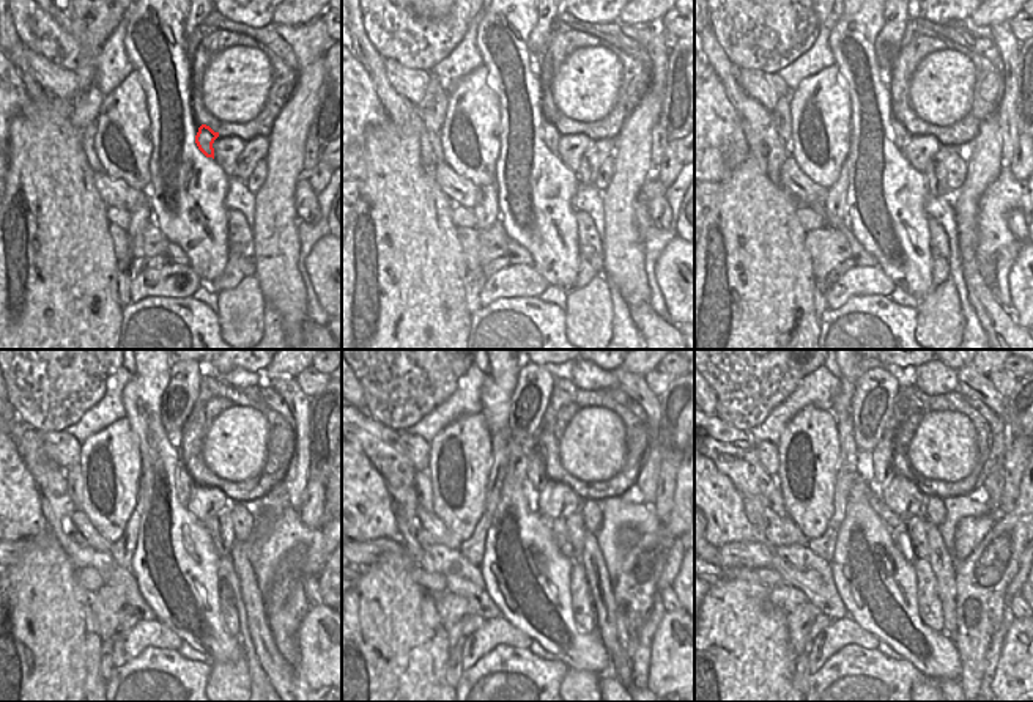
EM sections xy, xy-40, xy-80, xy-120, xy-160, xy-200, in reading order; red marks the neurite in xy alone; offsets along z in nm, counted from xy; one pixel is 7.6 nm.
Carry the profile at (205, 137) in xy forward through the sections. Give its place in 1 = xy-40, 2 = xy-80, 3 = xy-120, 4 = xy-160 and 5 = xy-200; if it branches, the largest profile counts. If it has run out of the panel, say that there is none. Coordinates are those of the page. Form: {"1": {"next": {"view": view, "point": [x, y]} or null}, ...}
{"1": {"next": {"view": "xy-40", "point": [553, 131]}}, "2": {"next": {"view": "xy-80", "point": [903, 131]}}, "3": {"next": {"view": "xy-120", "point": [186, 477]}}, "4": {"next": {"view": "xy-160", "point": [537, 472]}}, "5": {"next": {"view": "xy-200", "point": [885, 466]}}}

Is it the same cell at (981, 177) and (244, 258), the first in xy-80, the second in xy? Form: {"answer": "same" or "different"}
{"answer": "different"}

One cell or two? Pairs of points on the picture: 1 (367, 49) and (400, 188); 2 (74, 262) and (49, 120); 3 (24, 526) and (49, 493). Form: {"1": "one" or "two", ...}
{"1": "two", "2": "one", "3": "two"}

